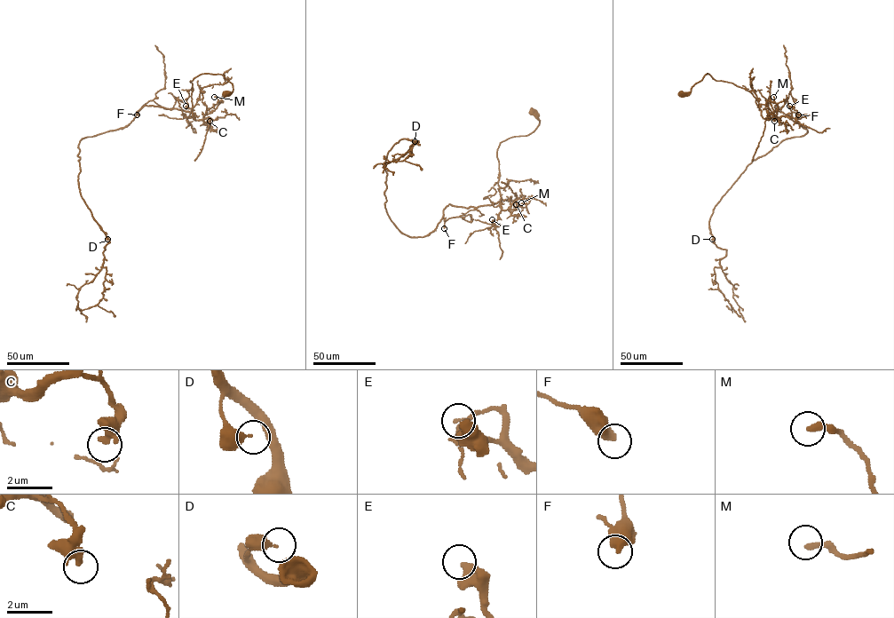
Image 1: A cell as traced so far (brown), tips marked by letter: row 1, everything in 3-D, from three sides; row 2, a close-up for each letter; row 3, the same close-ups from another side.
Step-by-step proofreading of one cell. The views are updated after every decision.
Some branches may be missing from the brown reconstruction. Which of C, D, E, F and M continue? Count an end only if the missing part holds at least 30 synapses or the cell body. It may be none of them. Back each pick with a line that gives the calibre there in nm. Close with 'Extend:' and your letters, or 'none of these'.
Extend: none of these

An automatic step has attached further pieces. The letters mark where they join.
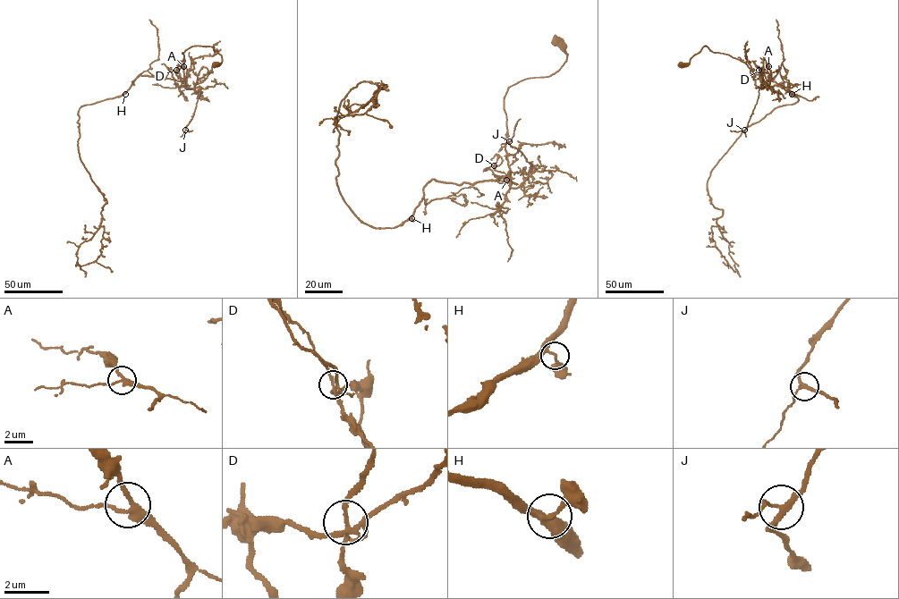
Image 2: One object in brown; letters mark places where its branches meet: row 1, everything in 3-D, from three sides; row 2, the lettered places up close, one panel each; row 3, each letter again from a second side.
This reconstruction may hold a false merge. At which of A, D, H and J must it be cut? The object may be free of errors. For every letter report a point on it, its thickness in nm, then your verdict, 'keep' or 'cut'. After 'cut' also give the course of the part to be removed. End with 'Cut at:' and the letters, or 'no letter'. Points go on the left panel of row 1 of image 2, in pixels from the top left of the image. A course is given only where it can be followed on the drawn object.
A: place (183, 66); calibre 240 nm; keep
D: place (176, 70); calibre 200 nm; cut; course (176, 70), (183, 83)
H: place (125, 94); calibre 180 nm; keep
J: place (185, 130); calibre 190 nm; keep
Cut at: D

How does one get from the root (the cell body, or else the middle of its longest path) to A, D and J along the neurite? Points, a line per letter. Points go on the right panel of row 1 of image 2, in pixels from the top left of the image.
A: (681, 65), (685, 65), (705, 46), (713, 52), (729, 54), (743, 62), (759, 88), (771, 78), (768, 66)
D: (681, 65), (685, 65), (705, 46), (713, 52), (743, 62), (758, 87), (770, 87), (762, 81), (759, 70)
J: (681, 65), (685, 65), (705, 46), (713, 52), (743, 62), (758, 87), (773, 88), (759, 89), (744, 130)

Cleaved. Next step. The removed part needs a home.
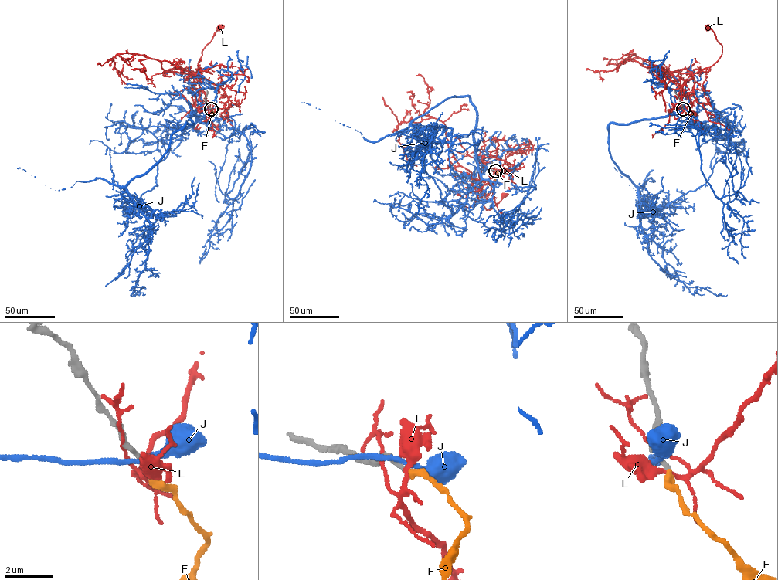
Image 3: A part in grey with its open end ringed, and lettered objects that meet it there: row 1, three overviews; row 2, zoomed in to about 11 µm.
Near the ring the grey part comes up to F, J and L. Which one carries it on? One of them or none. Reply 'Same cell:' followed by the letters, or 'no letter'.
Same cell: F

